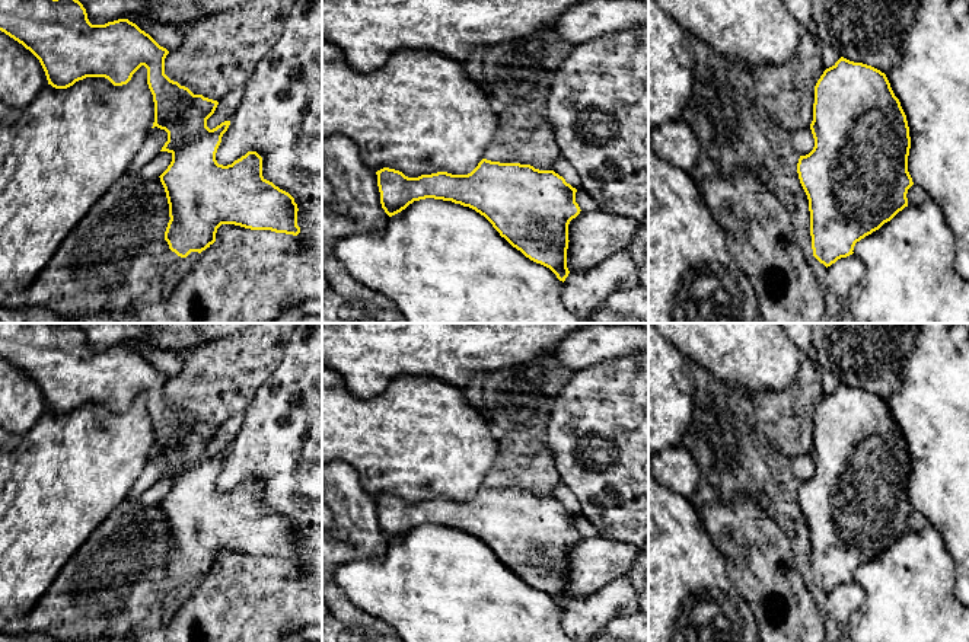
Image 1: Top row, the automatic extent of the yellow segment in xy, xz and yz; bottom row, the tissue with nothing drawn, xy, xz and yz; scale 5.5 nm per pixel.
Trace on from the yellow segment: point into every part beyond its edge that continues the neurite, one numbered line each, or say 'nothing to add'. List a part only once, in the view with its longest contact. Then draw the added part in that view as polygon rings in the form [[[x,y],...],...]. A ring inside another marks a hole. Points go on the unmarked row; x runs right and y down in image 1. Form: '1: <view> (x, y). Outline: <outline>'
nothing to add

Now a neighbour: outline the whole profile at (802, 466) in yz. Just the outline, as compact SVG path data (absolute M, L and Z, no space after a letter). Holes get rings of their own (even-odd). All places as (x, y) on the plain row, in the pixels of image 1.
M810 454L797 456L790 460L791 472L799 482L809 480L815 473L815 464Z

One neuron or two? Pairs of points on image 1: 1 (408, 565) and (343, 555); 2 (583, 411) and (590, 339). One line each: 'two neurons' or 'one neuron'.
1: two neurons
2: two neurons

